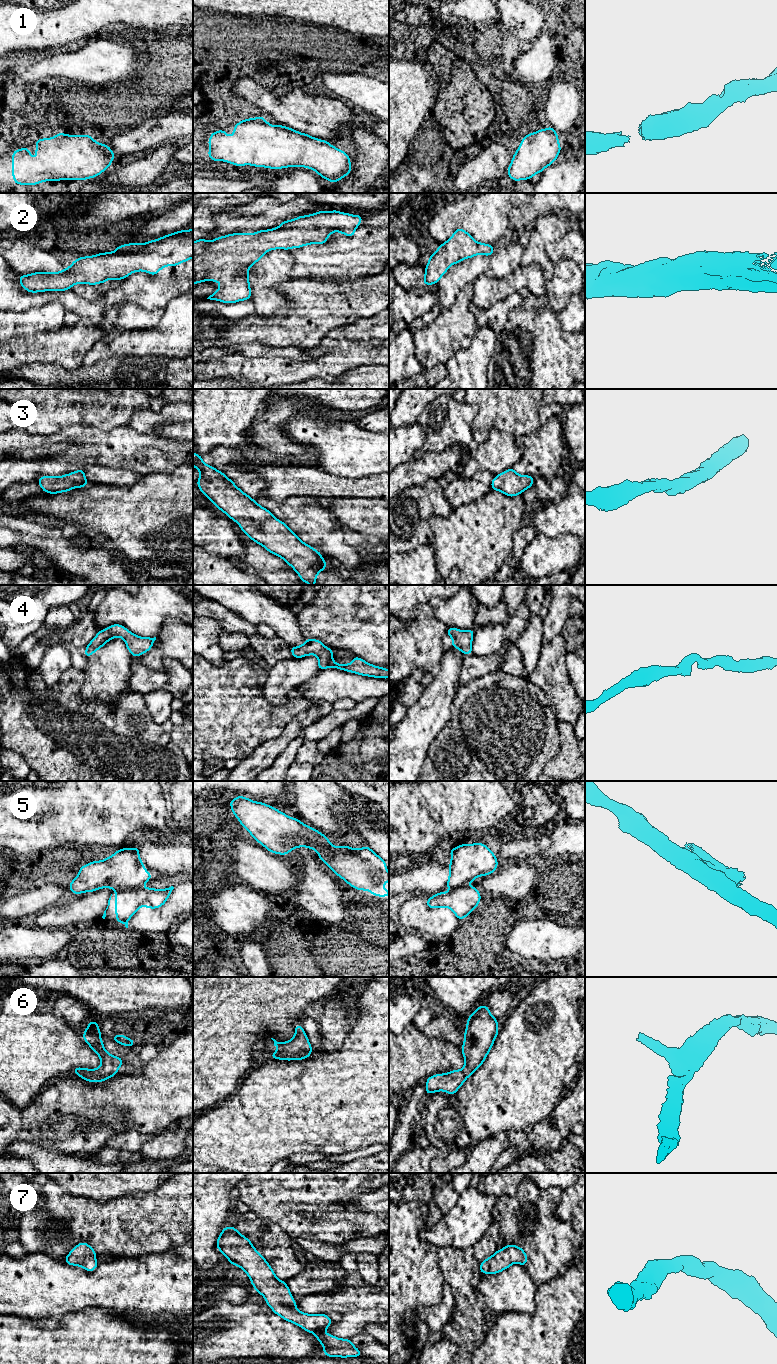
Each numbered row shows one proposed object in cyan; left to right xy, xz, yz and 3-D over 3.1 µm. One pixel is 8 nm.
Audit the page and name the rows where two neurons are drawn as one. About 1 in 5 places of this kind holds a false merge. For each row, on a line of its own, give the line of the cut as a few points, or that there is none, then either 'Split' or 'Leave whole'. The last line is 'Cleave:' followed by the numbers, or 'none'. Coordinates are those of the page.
1: No split. Leave whole
2: No split. Leave whole
3: No split. Leave whole
4: No split. Leave whole
5: Split along xy (140, 886), (119, 890). Split
6: No split. Leave whole
7: No split. Leave whole
Cleave: 5

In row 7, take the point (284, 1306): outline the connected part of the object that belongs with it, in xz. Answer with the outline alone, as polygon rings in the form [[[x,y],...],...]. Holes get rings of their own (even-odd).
[[[226,1226],[220,1233],[216,1245],[230,1264],[242,1268],[247,1273],[256,1292],[265,1297],[266,1304],[275,1314],[315,1334],[324,1347],[324,1355],[342,1358],[362,1356],[351,1339],[341,1339],[324,1333],[333,1323],[328,1315],[306,1314],[296,1308],[297,1302],[293,1299],[286,1282],[276,1277],[266,1259],[236,1227]]]

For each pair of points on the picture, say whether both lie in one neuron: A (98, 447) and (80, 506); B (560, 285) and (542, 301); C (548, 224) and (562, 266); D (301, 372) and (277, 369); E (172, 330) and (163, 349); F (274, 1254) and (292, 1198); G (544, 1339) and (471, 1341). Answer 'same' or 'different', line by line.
A: different
B: same
C: different
D: same
E: same
F: different
G: different

